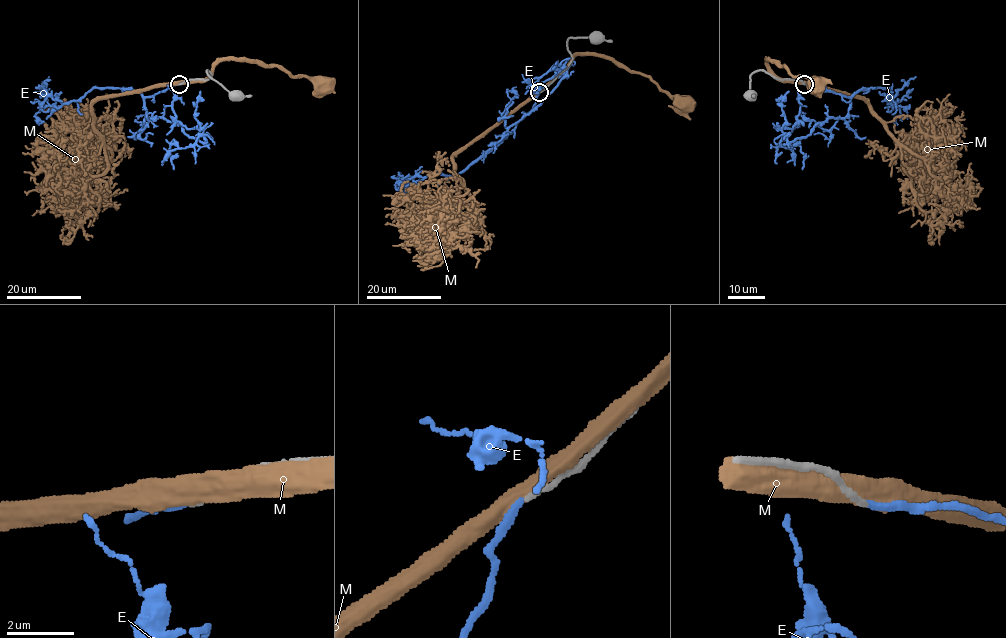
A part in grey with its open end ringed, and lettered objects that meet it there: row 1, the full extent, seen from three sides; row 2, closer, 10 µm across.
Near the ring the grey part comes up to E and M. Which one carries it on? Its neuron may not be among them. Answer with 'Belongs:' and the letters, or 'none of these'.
Belongs: E

